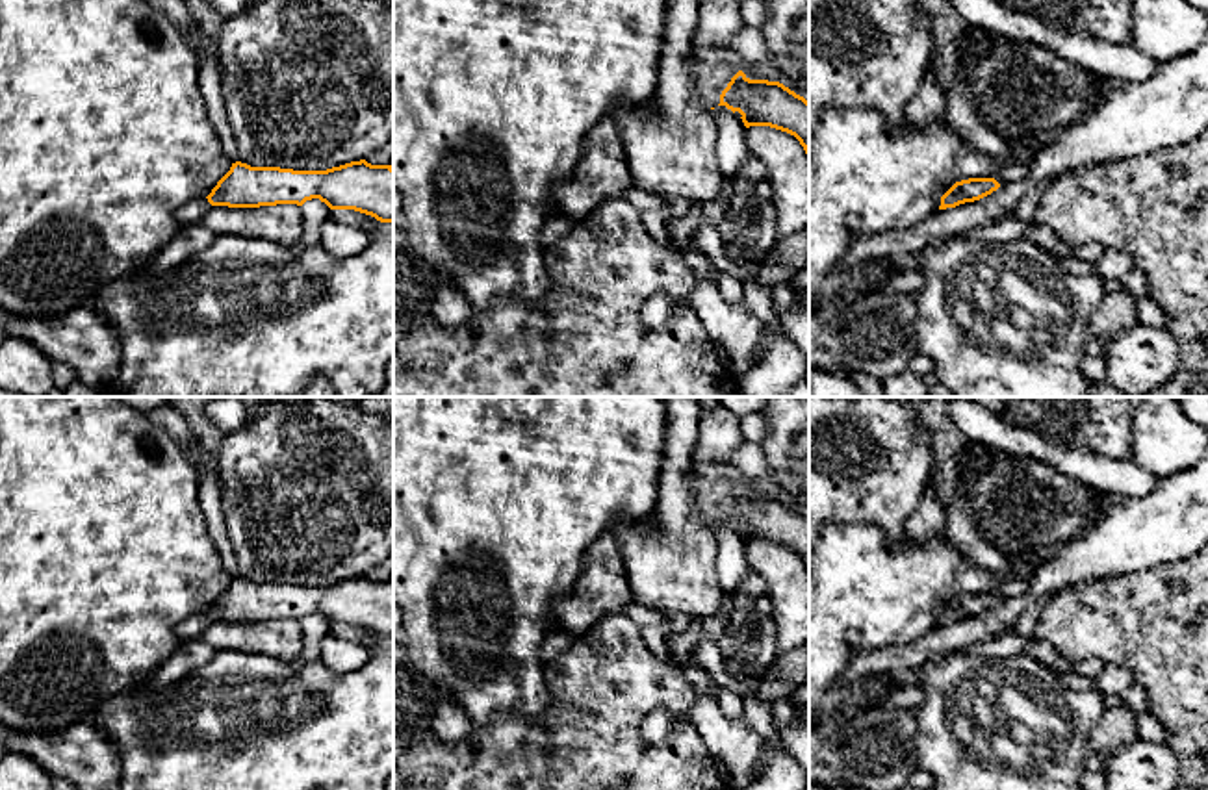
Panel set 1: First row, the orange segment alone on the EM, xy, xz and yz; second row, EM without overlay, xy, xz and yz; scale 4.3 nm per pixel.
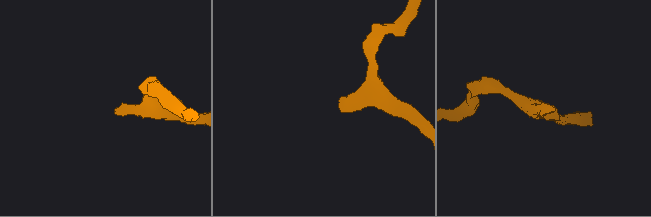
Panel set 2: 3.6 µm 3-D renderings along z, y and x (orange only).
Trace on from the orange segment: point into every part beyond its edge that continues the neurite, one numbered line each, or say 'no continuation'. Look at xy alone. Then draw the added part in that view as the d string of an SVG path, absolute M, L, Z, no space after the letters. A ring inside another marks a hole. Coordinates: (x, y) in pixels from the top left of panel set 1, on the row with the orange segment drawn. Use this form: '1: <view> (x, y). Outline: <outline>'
1: xy (192, 214). Outline: M208 198L191 200L178 210L178 221L182 226L200 224L200 219L210 206Z

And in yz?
no continuation

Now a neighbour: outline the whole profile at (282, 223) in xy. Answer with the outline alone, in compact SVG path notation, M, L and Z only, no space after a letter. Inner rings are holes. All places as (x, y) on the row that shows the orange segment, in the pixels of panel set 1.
M297 204L260 208L210 206L200 224L215 236L265 239L293 250L302 236L302 215Z

